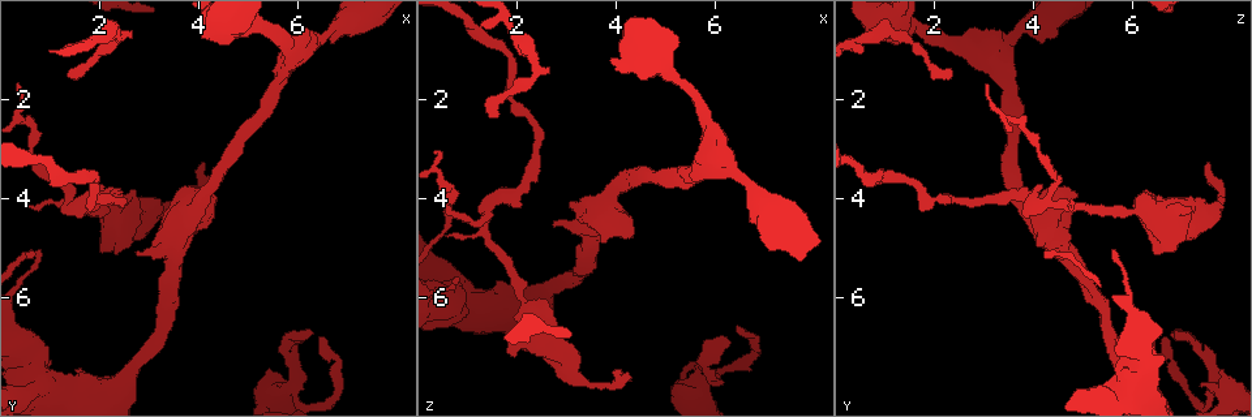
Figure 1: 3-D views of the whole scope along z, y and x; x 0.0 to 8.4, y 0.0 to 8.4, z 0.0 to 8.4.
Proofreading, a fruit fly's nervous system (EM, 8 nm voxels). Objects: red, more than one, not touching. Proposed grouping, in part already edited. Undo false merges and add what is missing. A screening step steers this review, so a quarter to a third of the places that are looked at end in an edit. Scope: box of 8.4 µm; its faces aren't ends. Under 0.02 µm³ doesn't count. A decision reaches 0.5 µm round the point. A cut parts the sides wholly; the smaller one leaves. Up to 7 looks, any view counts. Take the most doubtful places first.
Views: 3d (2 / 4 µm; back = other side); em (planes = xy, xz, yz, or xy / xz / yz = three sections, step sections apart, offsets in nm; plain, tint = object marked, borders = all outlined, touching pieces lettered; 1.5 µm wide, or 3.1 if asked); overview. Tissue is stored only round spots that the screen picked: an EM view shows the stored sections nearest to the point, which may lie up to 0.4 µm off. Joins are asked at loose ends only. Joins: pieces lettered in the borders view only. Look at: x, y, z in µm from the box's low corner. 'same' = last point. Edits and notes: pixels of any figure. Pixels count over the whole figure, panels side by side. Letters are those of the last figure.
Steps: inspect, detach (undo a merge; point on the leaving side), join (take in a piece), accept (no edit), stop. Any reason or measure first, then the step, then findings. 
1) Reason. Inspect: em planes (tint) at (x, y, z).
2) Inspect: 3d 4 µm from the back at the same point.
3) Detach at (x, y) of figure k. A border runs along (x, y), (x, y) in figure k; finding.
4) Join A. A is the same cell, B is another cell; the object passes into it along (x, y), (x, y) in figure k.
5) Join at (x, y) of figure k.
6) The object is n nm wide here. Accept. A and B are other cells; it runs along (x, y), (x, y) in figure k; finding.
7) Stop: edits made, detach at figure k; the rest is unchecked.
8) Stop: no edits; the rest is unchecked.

Tapers out. Inspect: 3d 2 µm from the back at (1.60, 1.40, 2.35).

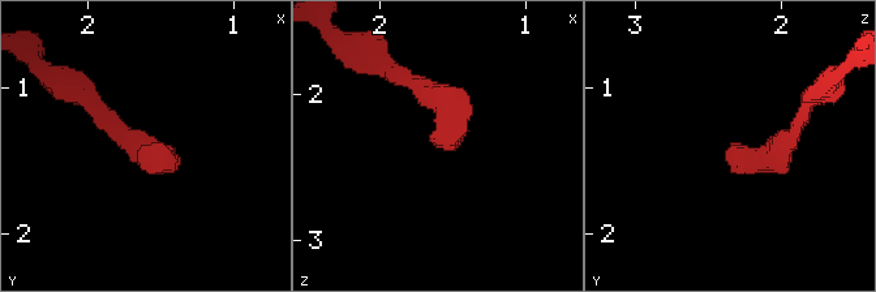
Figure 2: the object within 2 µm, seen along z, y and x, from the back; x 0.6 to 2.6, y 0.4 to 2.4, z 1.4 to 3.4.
Inspect: em planes (borders) at (1.58, 1.40, 2.36).

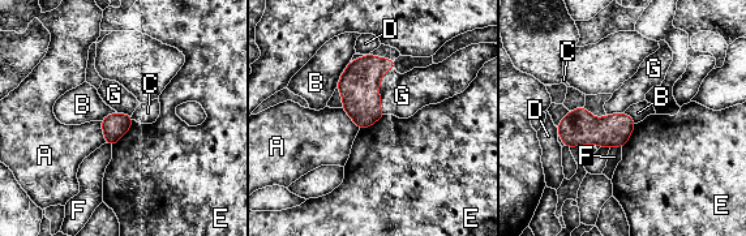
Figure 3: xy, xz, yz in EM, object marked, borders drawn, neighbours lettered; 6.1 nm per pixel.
Accept. A, B, C, D, E, F and G are other cells; a border runs along (351, 61), (335, 88) in figure 3; none of them fits.

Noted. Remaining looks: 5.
Calibre changes. Inspect: 3d 4 µm from the back at (3.35, 5.00, 4.55).

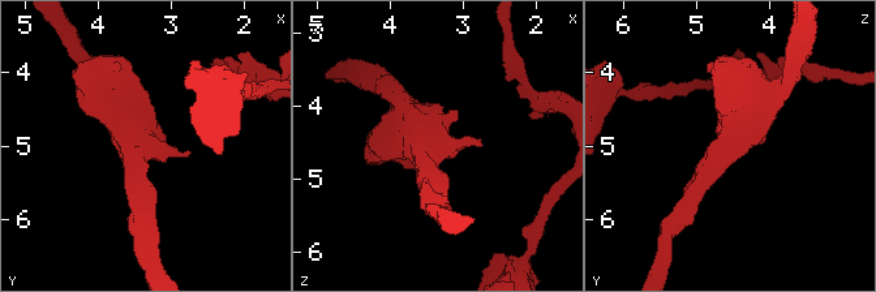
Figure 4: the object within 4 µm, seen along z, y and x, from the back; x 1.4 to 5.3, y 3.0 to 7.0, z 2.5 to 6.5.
Need the tissue. Inspect: em planes (borders) at (3.35, 4.95, 4.50).

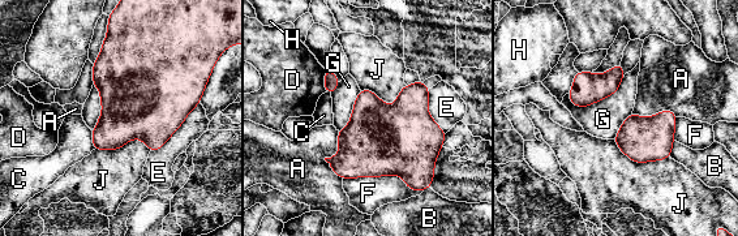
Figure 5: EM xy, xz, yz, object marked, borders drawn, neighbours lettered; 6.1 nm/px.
Accept. A, B, C, D, E, F, G, H and J are other cells; a border runs along (338, 131), (325, 161), (342, 179) in figure 5; continuous, no second cell.

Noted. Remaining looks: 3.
Abrupt turn. Inspect: em yz step 8 (borders) at (1.85, 4.05, 2.00).

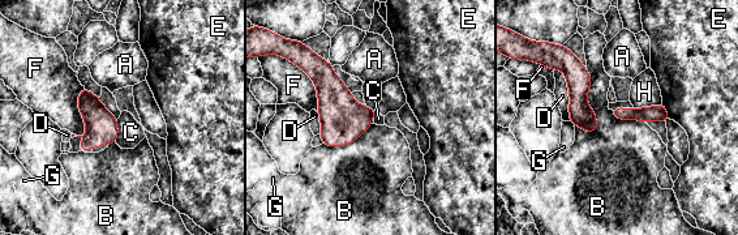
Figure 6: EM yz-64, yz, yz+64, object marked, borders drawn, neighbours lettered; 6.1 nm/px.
The longest contact is with B, 400 nm. Accept. A, B, C, D, E, F, G and H are other cells; a border runs along (118, 119), (118, 139), (115, 141) in figure 6; one cell here.

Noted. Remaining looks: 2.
Stop: no edits; the rest is unchecked.

